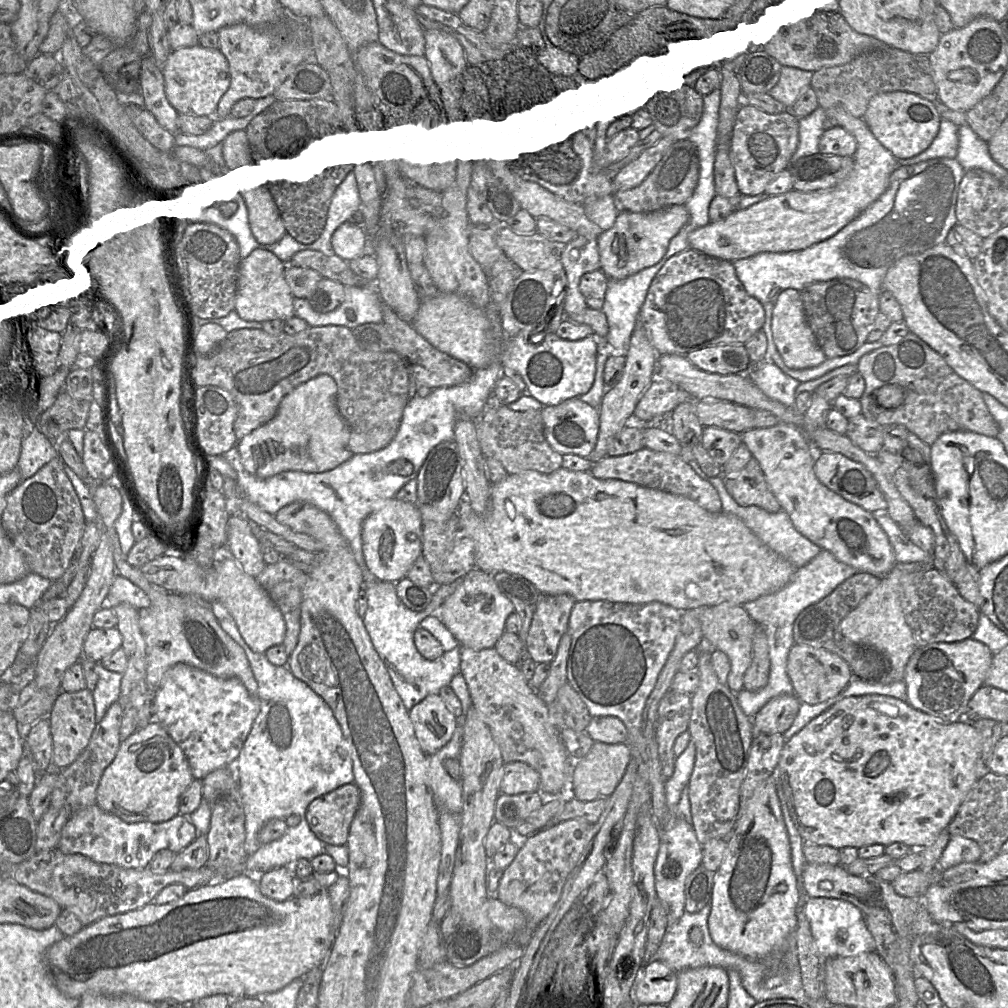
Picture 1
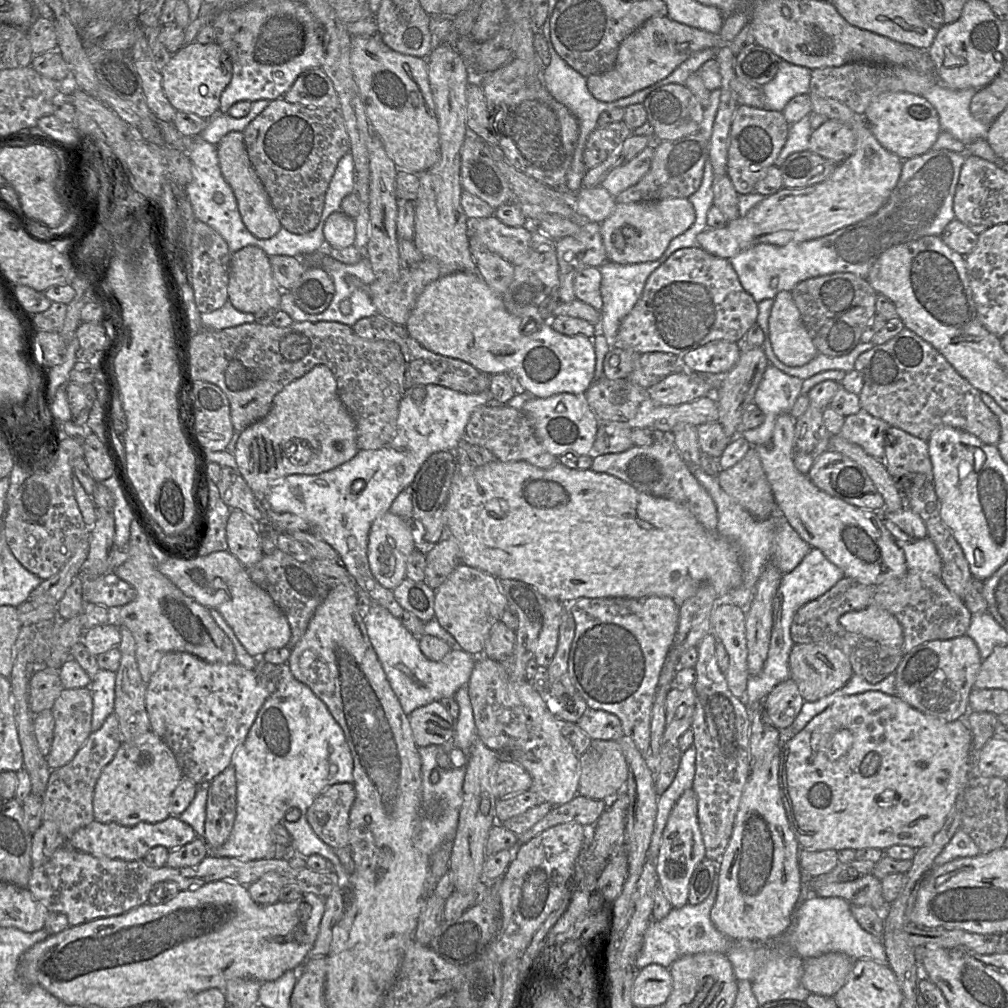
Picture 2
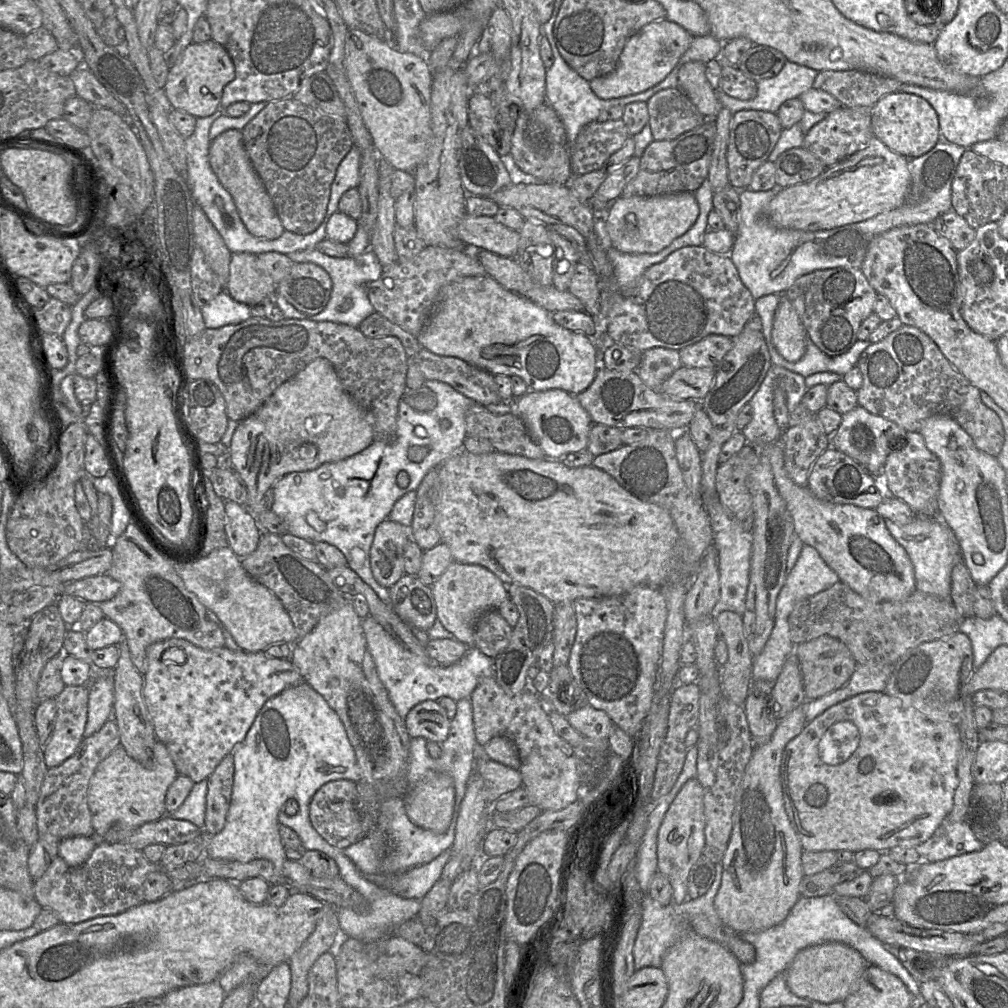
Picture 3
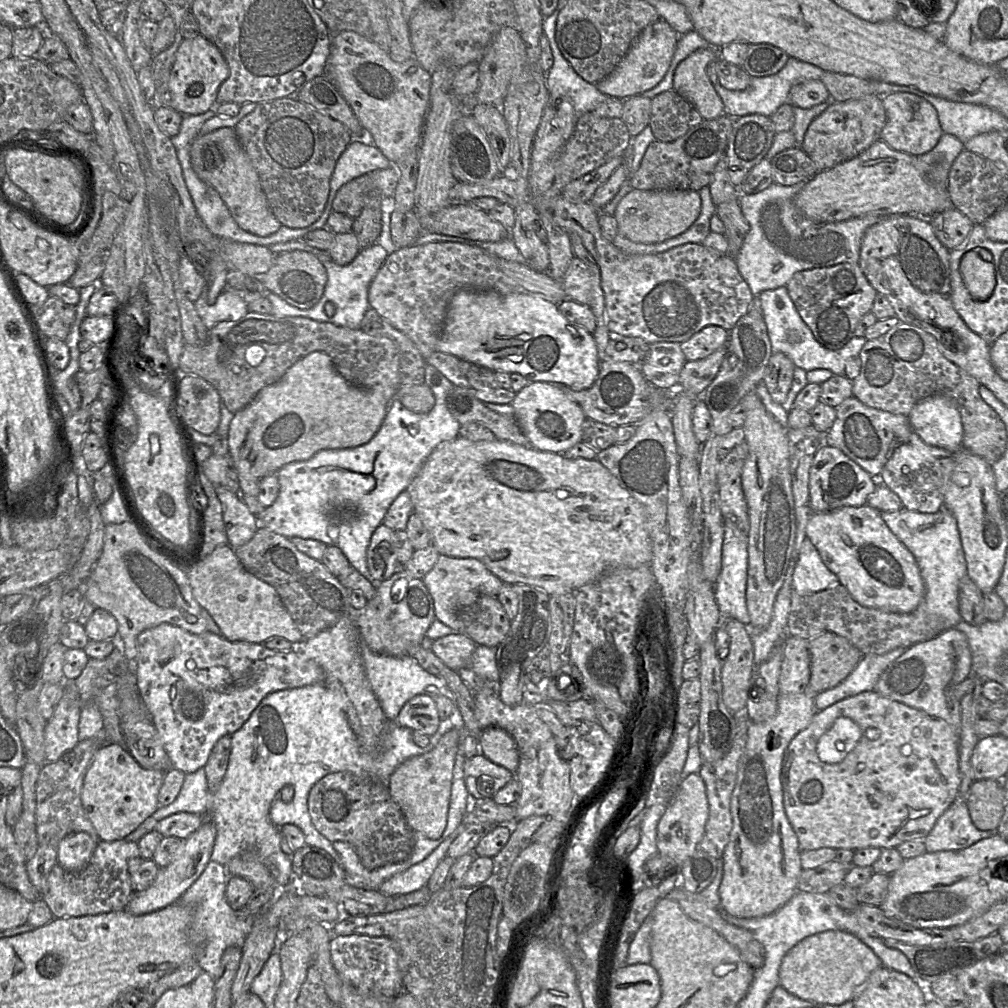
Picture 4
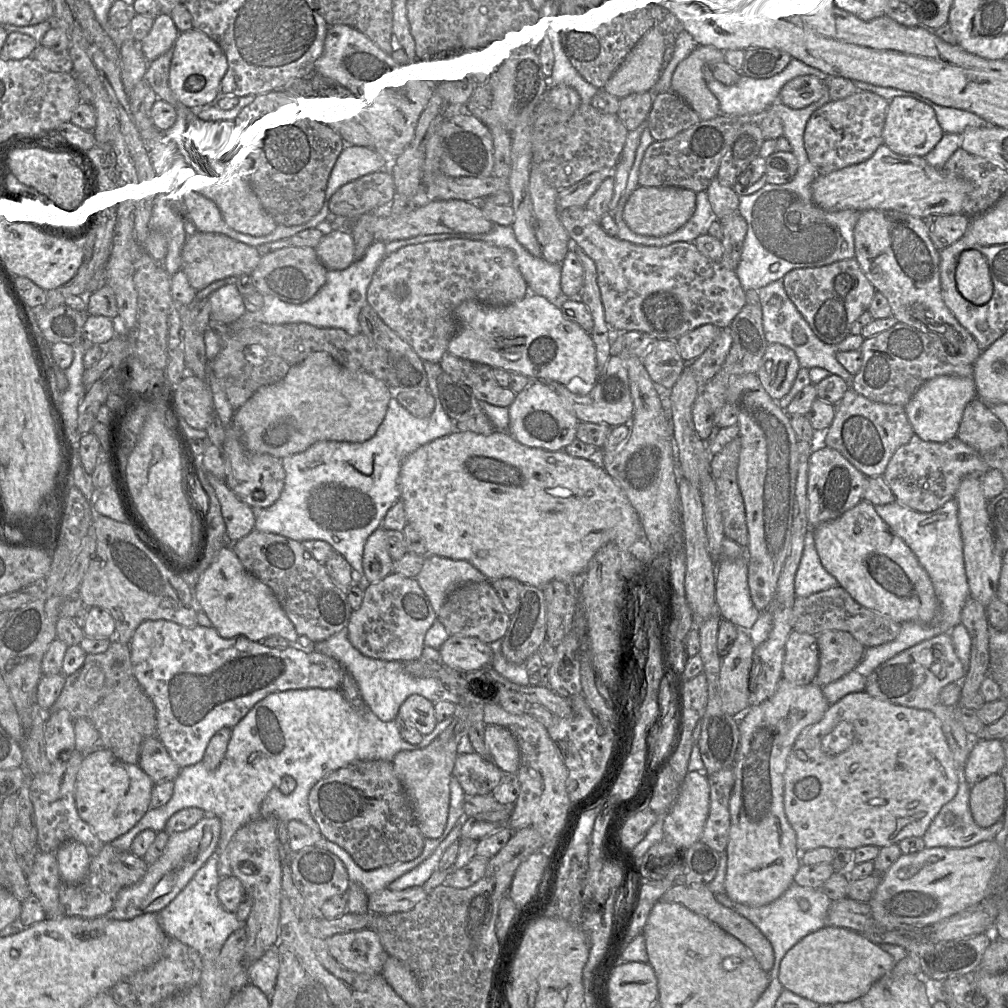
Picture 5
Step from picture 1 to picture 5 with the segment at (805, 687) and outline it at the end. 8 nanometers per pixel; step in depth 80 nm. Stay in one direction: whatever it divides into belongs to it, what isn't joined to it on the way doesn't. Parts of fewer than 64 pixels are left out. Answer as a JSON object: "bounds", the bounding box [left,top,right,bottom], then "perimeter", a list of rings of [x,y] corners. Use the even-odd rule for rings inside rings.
{"bounds":[815,630,865,687],"perimeter":[[[828,630],[817,636],[819,668],[815,683],[823,687],[851,672],[863,659],[865,647],[849,632]]]}

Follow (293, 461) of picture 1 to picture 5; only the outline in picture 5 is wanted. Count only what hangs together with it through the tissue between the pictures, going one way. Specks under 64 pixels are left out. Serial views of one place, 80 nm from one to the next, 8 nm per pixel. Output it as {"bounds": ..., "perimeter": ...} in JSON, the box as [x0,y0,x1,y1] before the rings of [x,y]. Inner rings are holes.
{"bounds":[233,352,392,460],"perimeter":[[[314,352],[291,367],[280,381],[260,387],[234,412],[233,424],[241,431],[241,440],[248,450],[269,454],[281,460],[303,452],[320,441],[368,441],[383,422],[392,394],[384,381],[363,371],[347,369],[326,352]]]}

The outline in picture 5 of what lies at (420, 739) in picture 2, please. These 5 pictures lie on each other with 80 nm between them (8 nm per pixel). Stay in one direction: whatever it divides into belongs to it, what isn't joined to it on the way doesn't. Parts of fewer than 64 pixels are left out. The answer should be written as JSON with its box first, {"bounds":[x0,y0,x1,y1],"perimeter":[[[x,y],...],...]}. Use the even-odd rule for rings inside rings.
{"bounds":[398,695,438,736],"perimeter":[[[411,695],[400,706],[398,720],[412,725],[423,736],[429,735],[438,723],[434,705],[421,695]]]}

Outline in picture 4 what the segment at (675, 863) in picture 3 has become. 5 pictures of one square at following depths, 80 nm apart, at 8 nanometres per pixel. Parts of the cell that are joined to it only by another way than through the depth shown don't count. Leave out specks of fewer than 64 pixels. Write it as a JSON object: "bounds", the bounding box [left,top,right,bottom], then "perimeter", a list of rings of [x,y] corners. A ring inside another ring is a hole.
{"bounds":[657,773,708,872],"perimeter":[[[692,773],[681,781],[657,827],[658,853],[673,859],[678,865],[678,872],[702,841],[708,816],[706,785],[699,773]]]}

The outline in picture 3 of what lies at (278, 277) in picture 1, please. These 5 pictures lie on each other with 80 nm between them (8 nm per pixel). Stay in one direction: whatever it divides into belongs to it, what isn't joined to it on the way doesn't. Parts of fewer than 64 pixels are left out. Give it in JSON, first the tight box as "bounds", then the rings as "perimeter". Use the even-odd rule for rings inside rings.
{"bounds":[226,254,276,306],"perimeter":[[[231,254],[226,291],[237,302],[255,306],[276,295],[273,279],[259,268],[256,254]]]}

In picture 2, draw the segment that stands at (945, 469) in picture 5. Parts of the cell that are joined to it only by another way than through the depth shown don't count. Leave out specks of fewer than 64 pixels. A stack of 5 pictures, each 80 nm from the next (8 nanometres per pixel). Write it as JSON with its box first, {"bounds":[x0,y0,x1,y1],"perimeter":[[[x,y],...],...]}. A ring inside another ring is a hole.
{"bounds":[884,426,932,495],"perimeter":[[[890,426],[884,438],[884,450],[884,465],[903,495],[904,490],[899,481],[911,479],[913,475],[919,473],[932,475],[932,462],[926,441],[900,428]],[[889,436],[892,437],[890,443]]]}

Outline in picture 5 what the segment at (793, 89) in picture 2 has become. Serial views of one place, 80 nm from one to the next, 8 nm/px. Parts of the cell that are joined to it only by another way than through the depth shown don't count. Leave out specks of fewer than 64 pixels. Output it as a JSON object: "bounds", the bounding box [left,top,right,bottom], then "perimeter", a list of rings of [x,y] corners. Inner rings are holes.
{"bounds":[707,58,829,118],"perimeter":[[[791,58],[790,62],[781,72],[769,78],[754,78],[742,74],[733,85],[725,85],[714,79],[707,81],[707,86],[717,98],[721,114],[736,118],[756,117],[756,115],[764,112],[772,104],[779,101],[779,93],[788,81],[803,75],[816,76],[823,82],[829,77],[817,68],[809,66],[798,59]]]}

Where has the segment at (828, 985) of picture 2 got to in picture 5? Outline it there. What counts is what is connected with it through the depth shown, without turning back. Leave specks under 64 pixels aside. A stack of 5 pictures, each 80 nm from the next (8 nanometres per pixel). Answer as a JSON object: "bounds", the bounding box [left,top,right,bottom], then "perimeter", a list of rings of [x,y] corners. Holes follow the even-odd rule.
{"bounds":[780,926,896,1005],"perimeter":[[[825,926],[802,938],[780,962],[782,987],[819,1005],[860,999],[869,987],[888,974],[896,962],[880,945],[849,929]]]}

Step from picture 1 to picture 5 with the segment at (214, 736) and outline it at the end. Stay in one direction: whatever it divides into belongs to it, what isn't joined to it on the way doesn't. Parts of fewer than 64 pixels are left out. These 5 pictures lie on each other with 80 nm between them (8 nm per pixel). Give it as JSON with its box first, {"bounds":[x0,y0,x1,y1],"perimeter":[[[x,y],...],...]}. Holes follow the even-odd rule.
{"bounds":[129,620,346,768],"perimeter":[[[167,620],[142,622],[134,631],[129,648],[134,676],[156,709],[157,737],[180,768],[202,762],[212,736],[223,727],[233,728],[268,694],[308,688],[340,690],[346,672],[336,659],[322,653],[303,652],[290,646],[270,648],[244,636],[224,639],[214,627],[184,627]]]}

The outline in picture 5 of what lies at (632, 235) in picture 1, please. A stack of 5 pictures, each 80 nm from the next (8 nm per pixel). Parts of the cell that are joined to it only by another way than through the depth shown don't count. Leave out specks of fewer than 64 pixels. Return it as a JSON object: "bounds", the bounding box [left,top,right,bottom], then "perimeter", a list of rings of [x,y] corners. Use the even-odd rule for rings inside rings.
{"bounds":[623,186,696,237],"perimeter":[[[639,186],[630,195],[623,219],[631,231],[642,236],[662,237],[684,226],[696,208],[696,192],[679,187]]]}

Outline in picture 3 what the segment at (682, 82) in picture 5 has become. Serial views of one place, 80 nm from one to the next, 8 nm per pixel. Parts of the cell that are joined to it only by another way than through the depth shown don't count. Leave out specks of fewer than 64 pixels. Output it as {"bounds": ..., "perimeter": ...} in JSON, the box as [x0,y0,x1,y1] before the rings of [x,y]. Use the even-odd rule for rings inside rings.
{"bounds":[678,61,723,119],"perimeter":[[[691,61],[678,73],[678,87],[685,92],[705,119],[715,119],[723,107],[706,77],[706,63]]]}

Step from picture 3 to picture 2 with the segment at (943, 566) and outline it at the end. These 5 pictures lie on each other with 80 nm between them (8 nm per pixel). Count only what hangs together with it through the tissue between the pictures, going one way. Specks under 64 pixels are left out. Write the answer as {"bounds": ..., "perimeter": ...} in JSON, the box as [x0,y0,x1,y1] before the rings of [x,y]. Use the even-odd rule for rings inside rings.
{"bounds":[883,519,941,577],"perimeter":[[[883,519],[883,524],[893,536],[897,546],[903,550],[908,570],[926,572],[940,577],[941,558],[929,537],[912,538],[887,519]]]}

